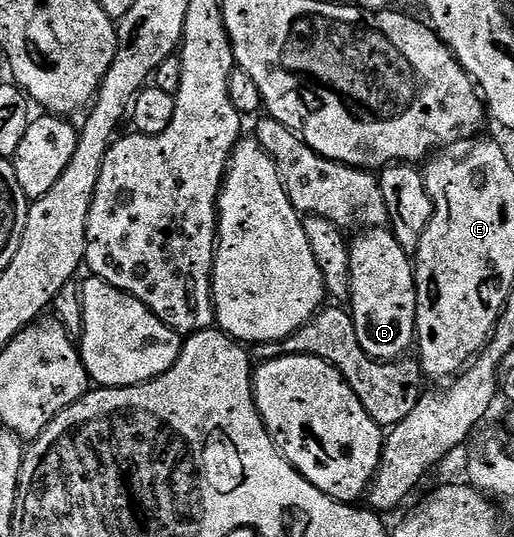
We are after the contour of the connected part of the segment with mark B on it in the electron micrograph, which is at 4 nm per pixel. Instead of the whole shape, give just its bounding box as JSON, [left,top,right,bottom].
[349,228,417,362]

